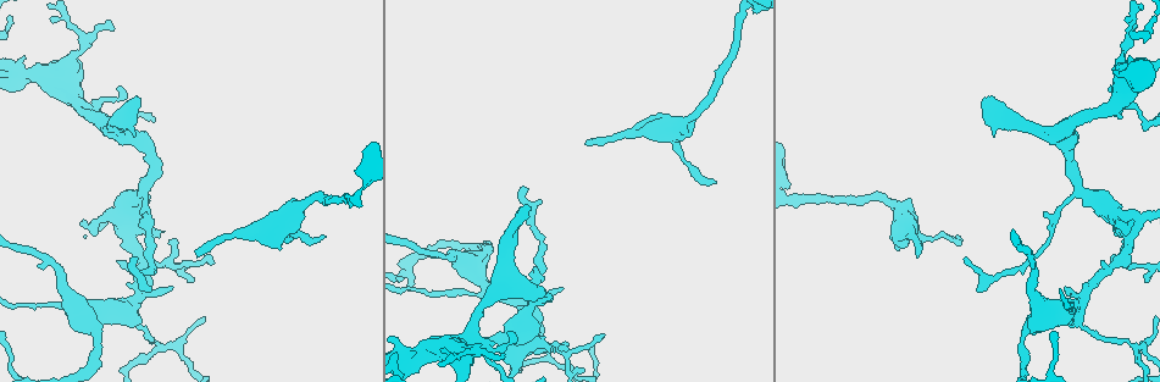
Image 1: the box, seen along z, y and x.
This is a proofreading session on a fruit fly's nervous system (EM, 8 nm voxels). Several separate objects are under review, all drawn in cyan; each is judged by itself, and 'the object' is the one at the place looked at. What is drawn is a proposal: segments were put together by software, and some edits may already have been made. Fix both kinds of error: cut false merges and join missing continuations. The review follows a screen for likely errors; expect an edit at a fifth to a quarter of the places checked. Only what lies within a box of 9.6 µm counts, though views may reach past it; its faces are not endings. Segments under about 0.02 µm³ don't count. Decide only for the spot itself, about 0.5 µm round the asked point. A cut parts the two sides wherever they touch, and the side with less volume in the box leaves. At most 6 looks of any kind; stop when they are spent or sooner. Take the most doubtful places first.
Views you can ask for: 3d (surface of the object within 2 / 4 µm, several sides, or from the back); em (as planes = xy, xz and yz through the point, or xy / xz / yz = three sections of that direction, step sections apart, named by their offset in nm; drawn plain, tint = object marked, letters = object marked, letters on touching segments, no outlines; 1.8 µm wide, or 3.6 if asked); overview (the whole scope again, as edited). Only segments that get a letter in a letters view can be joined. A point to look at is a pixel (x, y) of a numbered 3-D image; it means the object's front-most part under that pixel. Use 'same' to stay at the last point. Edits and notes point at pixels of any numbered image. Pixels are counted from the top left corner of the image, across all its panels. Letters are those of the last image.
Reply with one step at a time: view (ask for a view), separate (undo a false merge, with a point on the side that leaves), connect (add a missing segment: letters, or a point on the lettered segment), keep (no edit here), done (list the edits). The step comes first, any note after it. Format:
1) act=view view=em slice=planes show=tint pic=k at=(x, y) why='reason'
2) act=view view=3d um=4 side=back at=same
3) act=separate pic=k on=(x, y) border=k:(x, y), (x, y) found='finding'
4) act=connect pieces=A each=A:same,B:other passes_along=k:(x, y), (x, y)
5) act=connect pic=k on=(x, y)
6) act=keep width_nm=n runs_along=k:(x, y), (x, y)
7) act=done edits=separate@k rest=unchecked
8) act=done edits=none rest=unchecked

act=view view=em um=3.6 slice=planes show=letters pic=1 at=(1118, 103)

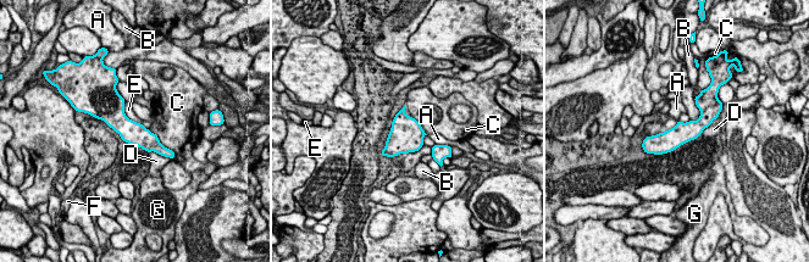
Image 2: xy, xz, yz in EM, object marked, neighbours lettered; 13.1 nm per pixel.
act=keep each=A:other,B:other,C:other,D:other,E:other,F:other,G:other border=2:(125, 101), (125, 113), (140, 124) found='one cell here'

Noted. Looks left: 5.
act=view view=3d um=2 pic=1 at=(697, 109) why='sudden change in width'

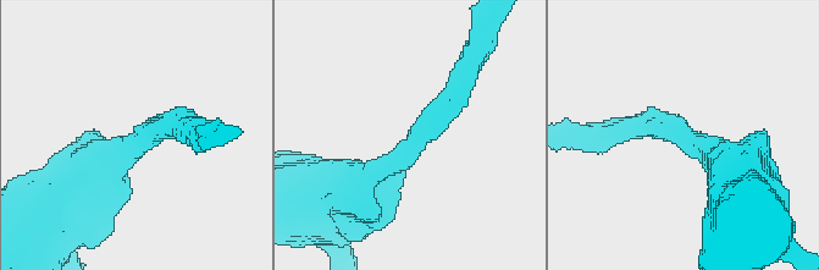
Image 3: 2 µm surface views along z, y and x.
act=view view=em um=3.6 slice=planes show=tint pic=3 at=(685, 134) arm_widths_nm=170,460 why='need the tissue'

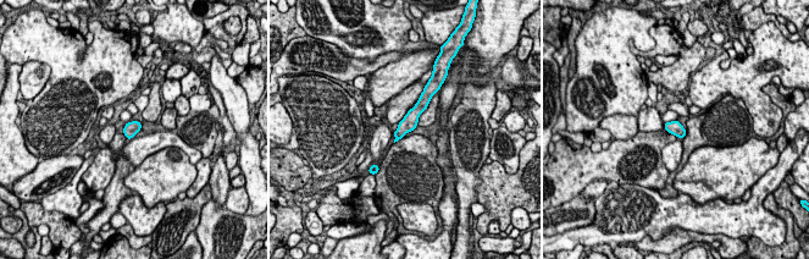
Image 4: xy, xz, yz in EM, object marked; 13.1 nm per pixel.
act=view view=em um=3.6 slice=planes show=letters at=same

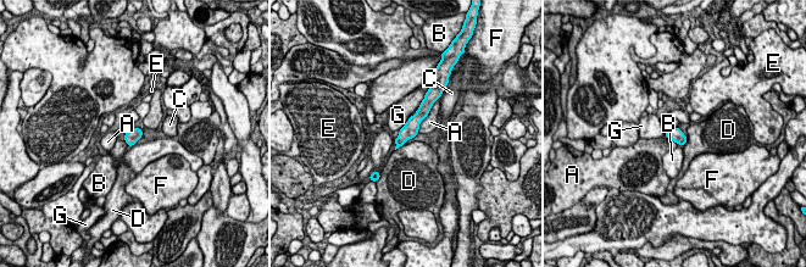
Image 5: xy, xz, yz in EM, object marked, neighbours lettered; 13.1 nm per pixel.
act=keep each=A:other,B:other,C:other,D:other,E:other,F:other,G:other border=5:(433, 103), (417, 132) found='one cell here'

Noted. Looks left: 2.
act=view view=3d um=4 pic=1 at=(520, 300) why='thick turns thin'

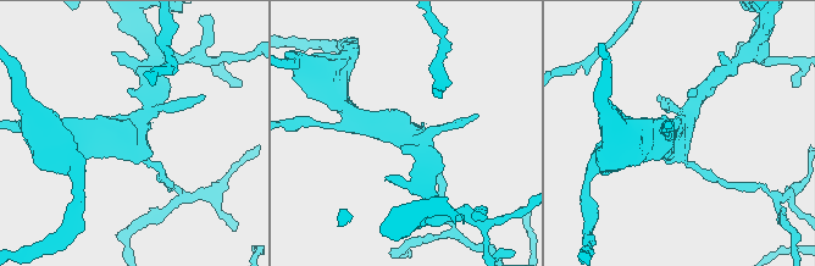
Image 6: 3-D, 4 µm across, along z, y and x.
act=view view=em slice=xy step=4 show=letters pic=6 at=(132, 130)

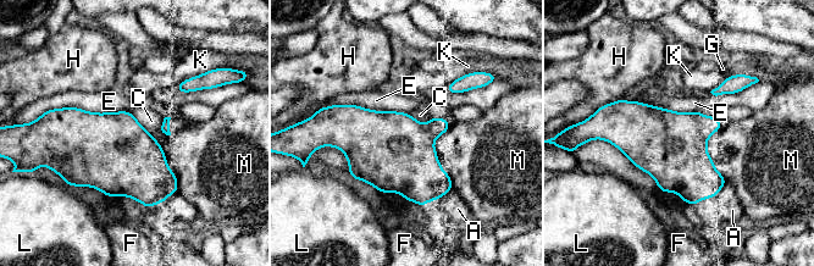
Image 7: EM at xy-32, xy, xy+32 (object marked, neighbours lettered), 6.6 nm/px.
act=keep each=A:other,C:other,E:other,F:other,G:other,H:other,K:other,L:other,M:other border=7:(131, 112), (161, 147) found='all the same cell'

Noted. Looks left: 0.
act=done edits=none rest=unchecked

